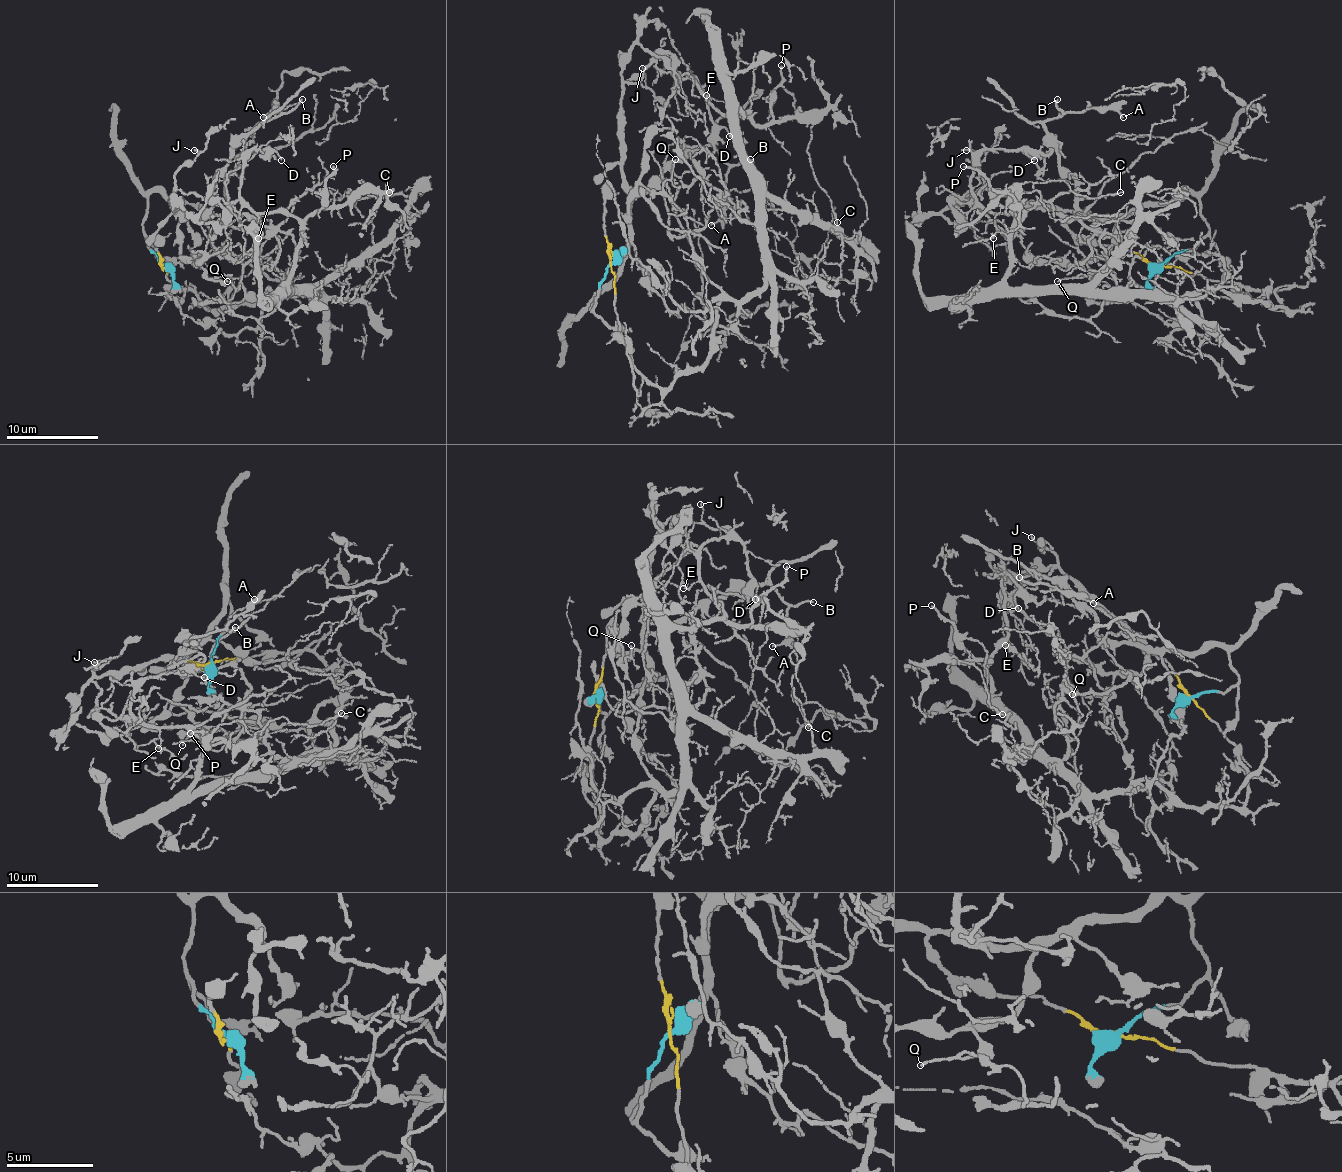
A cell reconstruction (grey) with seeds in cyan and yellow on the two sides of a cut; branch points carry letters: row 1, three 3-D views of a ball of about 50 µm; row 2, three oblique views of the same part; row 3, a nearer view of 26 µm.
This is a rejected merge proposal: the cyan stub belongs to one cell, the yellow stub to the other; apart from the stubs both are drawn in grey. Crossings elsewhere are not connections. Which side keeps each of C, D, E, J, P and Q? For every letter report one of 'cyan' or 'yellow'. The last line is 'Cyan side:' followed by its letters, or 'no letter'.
C: yellow
D: yellow
E: yellow
J: cyan
P: yellow
Q: cyan
Cyan side: J, Q

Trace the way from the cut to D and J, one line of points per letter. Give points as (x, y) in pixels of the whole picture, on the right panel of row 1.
D: (1162, 265), (1270, 290), (1286, 310), (1220, 290), (1011, 287), (1011, 212), (974, 196), (974, 159), (1034, 159)
J: (1162, 265), (1208, 232), (1190, 191), (1114, 216), (1018, 207), (983, 180), (976, 166), (986, 154), (965, 150)

